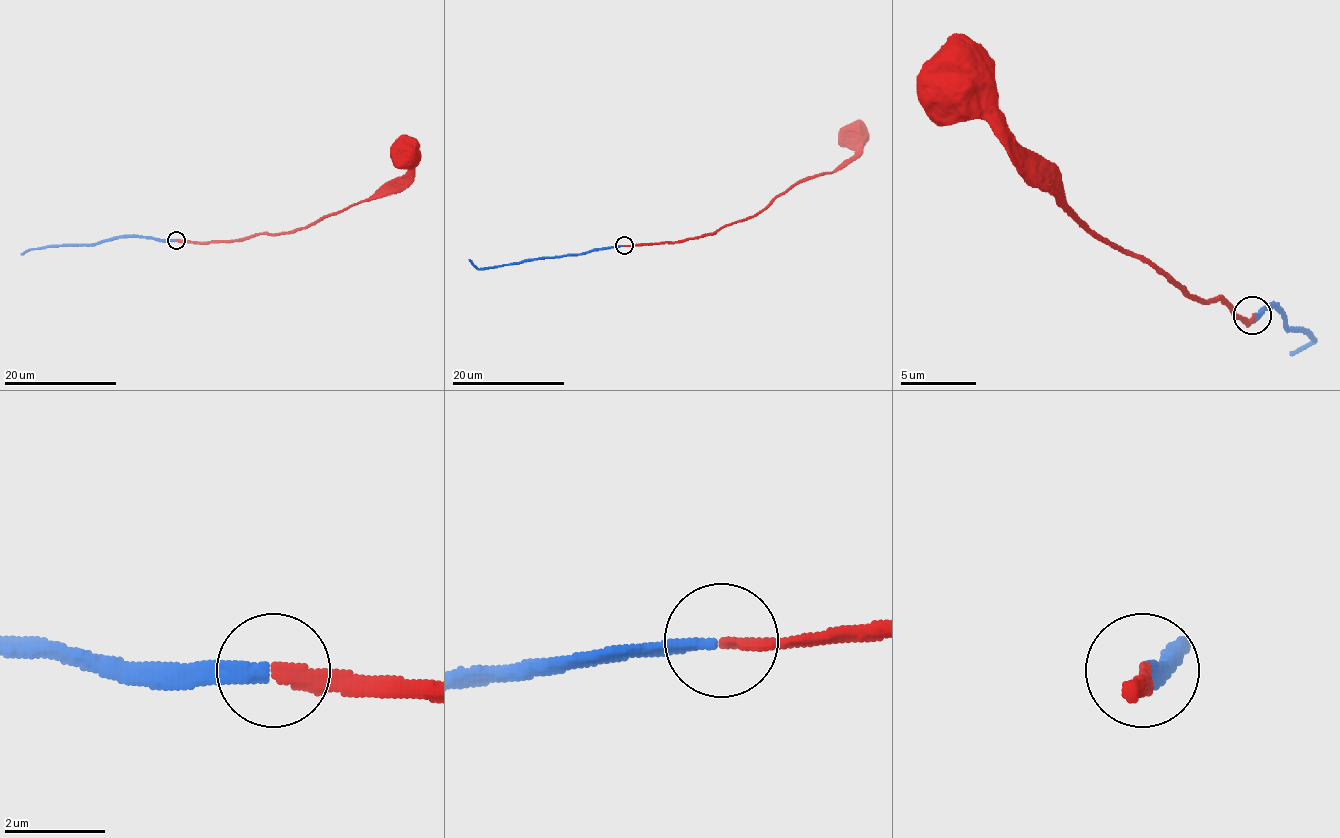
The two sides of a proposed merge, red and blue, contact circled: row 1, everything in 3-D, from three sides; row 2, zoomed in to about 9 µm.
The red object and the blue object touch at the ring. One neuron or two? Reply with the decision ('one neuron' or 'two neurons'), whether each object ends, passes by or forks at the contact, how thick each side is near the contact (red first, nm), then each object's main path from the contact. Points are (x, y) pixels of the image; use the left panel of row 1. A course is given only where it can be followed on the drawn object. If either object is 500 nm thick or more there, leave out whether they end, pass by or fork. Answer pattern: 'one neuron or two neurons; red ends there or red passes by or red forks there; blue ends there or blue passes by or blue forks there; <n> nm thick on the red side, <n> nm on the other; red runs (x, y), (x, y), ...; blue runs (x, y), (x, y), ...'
one neuron; red ends there; blue ends there; 240 nm thick on the red side, 280 nm on the other; red runs (176, 239), (231, 242), (307, 228), (347, 207), (379, 197), (407, 170), (407, 160), (416, 152), (409, 152); blue runs (175, 239), (117, 236), (94, 244), (29, 249), (21, 255)

